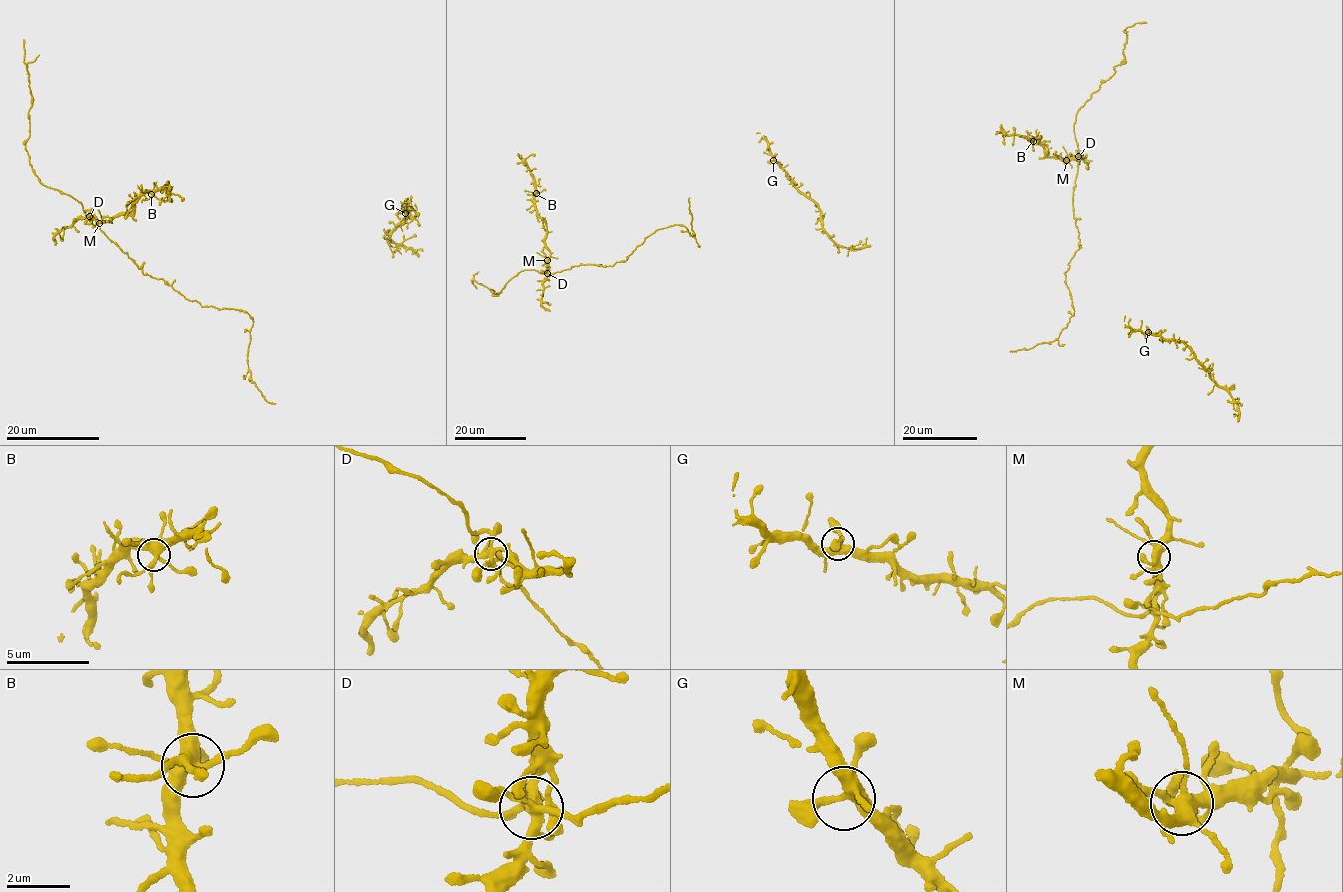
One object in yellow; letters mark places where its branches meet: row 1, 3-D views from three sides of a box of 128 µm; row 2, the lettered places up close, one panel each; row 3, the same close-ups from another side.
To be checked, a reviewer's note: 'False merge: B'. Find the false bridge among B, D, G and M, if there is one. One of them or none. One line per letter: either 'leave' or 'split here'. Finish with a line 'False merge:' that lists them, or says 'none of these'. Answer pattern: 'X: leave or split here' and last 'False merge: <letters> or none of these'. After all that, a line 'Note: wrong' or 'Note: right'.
B: leave
D: leave
G: leave
M: leave
False merge: none of these
Note: wrong

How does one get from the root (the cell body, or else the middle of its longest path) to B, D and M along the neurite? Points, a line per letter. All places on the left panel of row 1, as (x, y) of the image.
B: (230, 308), (203, 306), (145, 275), (92, 222), (128, 216), (138, 196), (151, 194)
D: (230, 308), (203, 306), (161, 279), (143, 273), (138, 264), (89, 216)
M: (230, 308), (203, 306), (161, 279), (143, 273), (138, 264), (91, 219), (94, 218), (99, 223)

